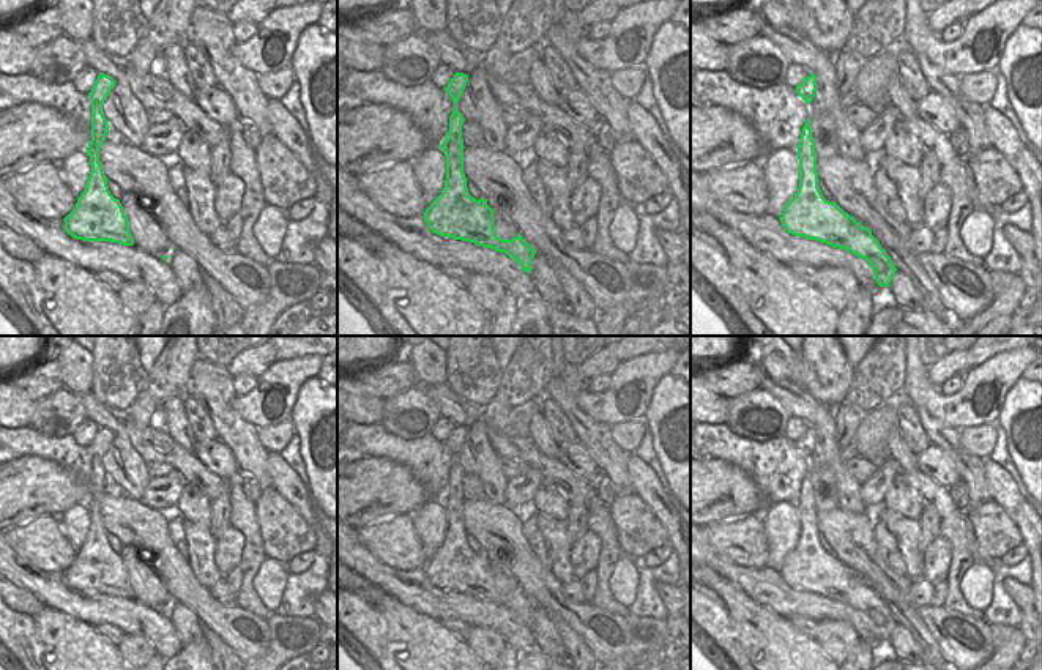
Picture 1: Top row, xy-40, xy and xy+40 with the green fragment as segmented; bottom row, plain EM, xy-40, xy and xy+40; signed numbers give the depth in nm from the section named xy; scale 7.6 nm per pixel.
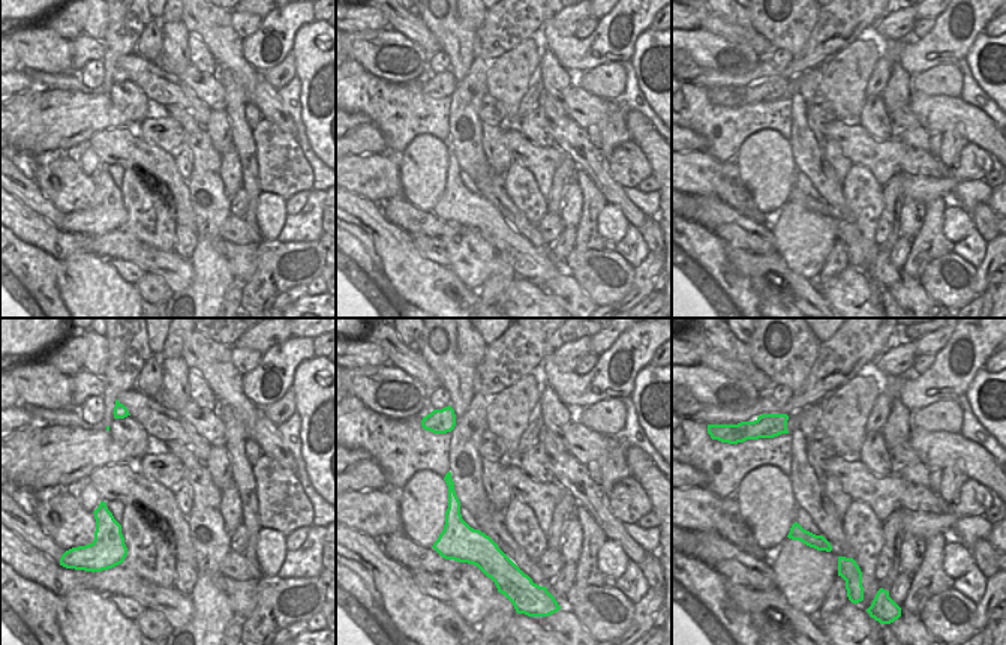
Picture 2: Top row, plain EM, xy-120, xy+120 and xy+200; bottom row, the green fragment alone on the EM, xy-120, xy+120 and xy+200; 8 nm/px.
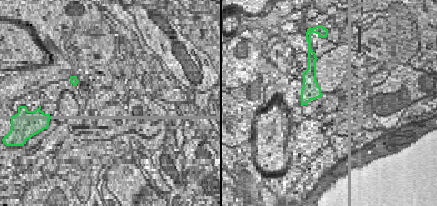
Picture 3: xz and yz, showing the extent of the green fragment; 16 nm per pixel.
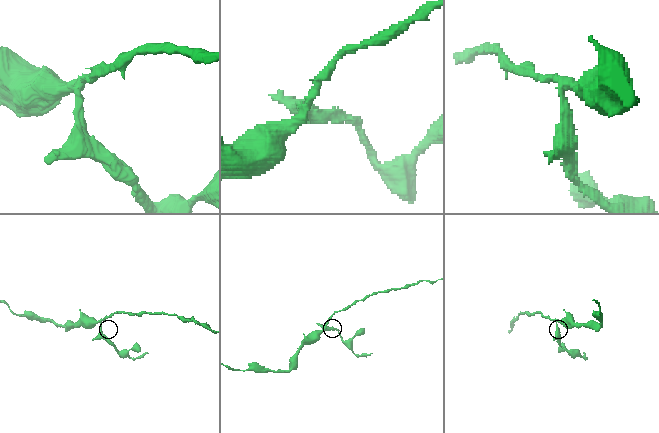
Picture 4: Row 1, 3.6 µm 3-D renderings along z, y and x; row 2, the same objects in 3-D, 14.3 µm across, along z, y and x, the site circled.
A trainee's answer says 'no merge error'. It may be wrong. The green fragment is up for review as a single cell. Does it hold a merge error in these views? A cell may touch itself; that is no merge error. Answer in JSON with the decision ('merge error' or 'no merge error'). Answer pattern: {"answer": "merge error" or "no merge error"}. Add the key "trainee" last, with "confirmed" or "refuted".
{"answer": "merge error", "trainee": "refuted"}

